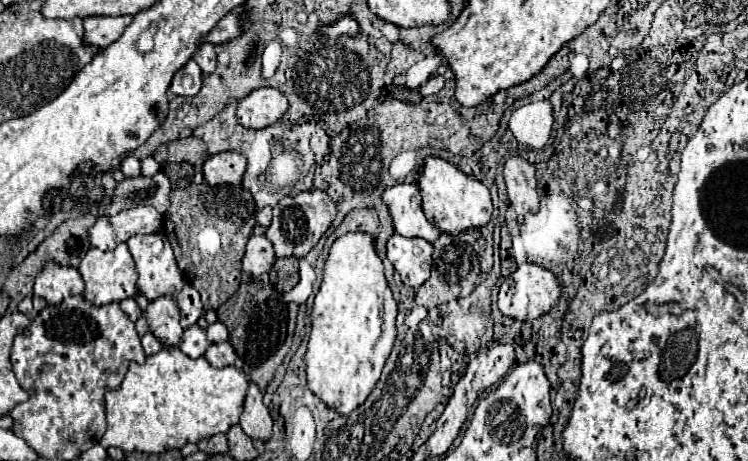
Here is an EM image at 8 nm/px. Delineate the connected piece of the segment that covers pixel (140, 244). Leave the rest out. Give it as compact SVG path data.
M161 233L133 235L127 245L139 273L137 287L147 299L157 299L159 295L177 297L185 285L185 275L175 263L167 237Z

